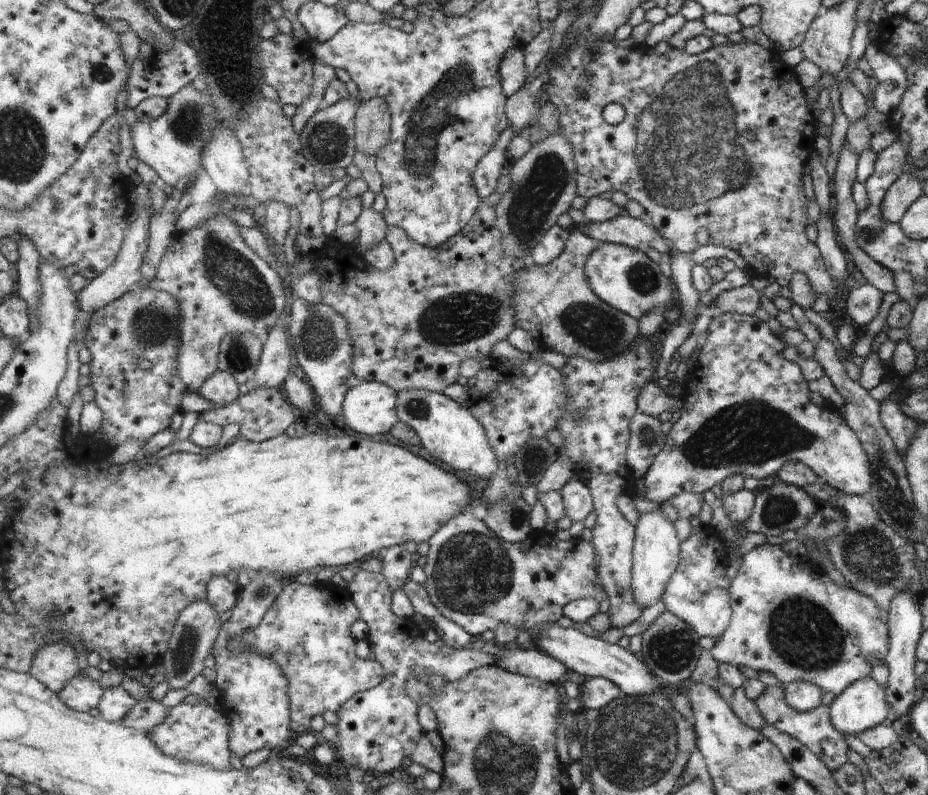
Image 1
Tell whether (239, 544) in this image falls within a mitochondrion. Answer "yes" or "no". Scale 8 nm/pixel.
no

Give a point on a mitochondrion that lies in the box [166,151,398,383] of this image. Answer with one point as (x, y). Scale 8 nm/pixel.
(236, 279)

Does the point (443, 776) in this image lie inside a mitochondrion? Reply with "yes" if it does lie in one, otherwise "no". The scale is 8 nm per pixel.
no

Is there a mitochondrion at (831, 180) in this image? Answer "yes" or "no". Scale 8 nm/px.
no

